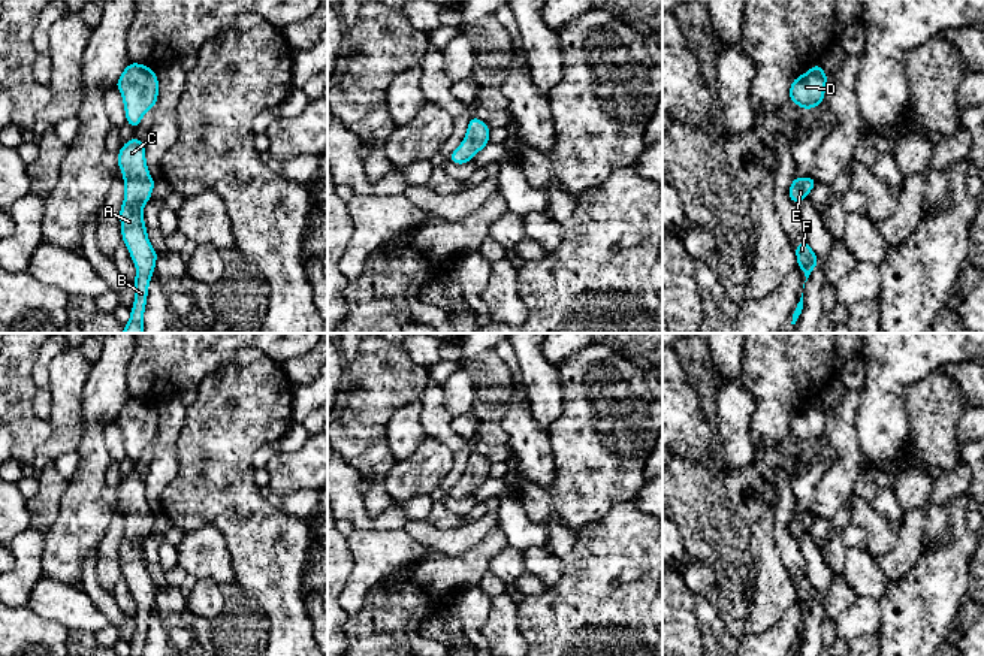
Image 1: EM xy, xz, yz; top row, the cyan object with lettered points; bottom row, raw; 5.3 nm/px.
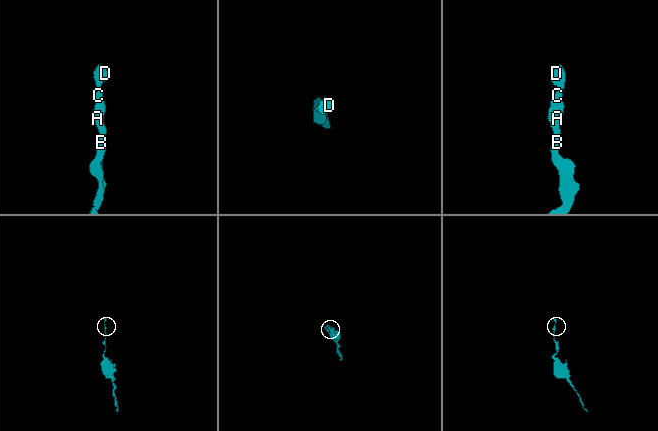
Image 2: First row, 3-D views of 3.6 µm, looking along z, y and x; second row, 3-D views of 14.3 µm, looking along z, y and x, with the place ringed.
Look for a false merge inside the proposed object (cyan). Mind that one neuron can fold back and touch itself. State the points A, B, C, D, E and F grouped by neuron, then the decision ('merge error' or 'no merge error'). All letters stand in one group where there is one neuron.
A B C D E F; no merge error

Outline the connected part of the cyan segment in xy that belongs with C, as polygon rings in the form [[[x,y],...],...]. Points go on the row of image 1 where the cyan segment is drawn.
[[[136,136],[121,146],[117,163],[124,178],[124,202],[120,209],[121,236],[138,272],[133,279],[135,302],[123,333],[144,333],[148,287],[159,254],[150,244],[142,208],[148,203],[156,181],[147,167],[144,142]]]

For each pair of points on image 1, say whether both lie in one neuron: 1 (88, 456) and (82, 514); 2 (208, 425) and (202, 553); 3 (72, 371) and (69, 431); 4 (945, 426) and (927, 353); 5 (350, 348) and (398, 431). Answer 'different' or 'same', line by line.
1: same
2: different
3: same
4: different
5: different

